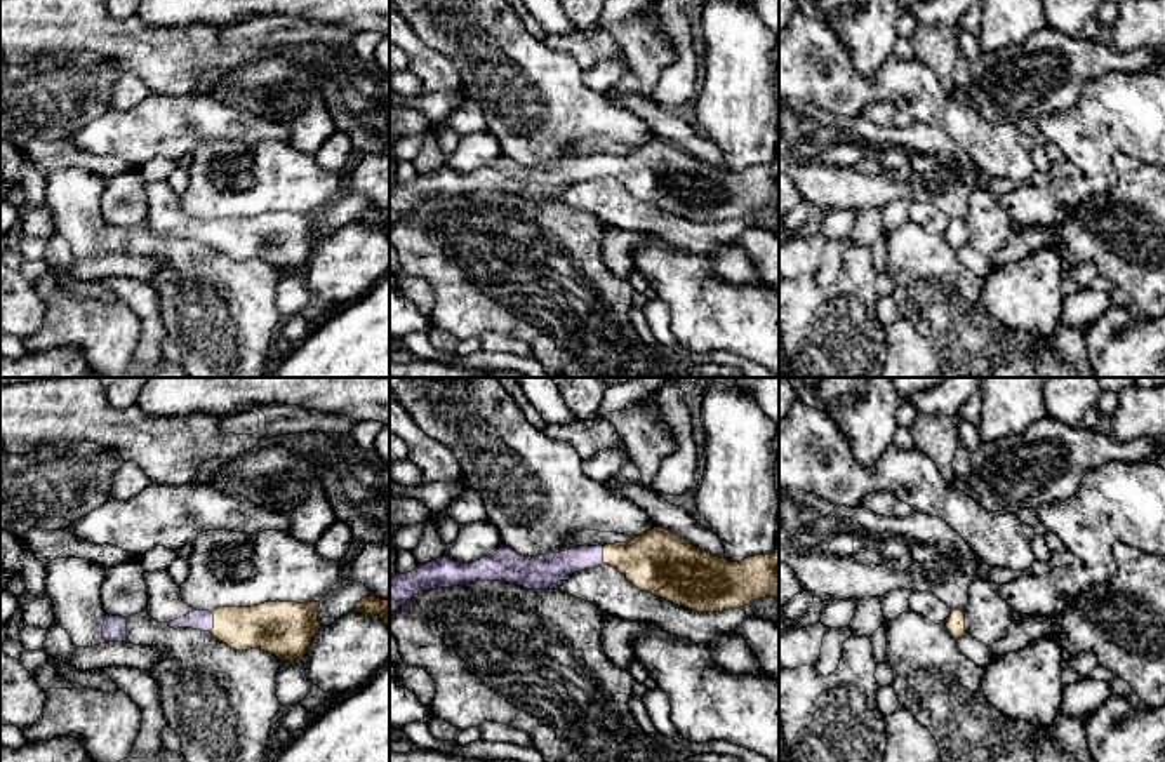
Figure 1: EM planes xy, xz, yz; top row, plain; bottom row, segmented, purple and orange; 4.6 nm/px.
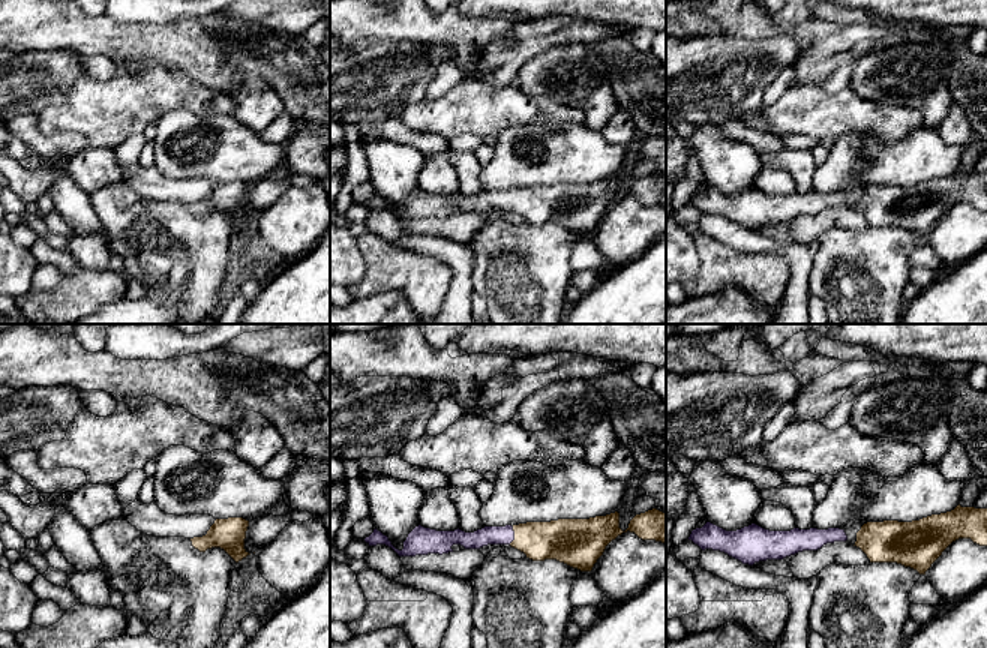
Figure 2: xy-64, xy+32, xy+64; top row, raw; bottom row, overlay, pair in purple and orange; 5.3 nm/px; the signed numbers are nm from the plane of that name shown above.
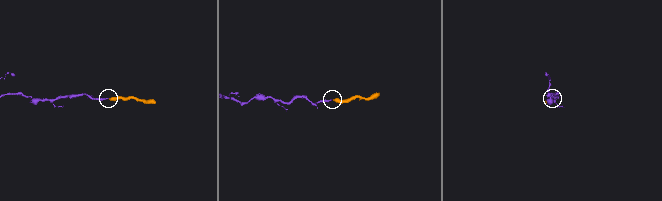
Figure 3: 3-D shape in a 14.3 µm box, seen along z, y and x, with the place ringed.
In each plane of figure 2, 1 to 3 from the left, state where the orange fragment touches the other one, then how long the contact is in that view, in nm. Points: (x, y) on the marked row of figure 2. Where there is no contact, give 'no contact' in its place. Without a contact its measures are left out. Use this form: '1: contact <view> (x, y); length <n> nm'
1: no contact
2: contact xy+32 (513, 536); length 100 nm
3: no contact

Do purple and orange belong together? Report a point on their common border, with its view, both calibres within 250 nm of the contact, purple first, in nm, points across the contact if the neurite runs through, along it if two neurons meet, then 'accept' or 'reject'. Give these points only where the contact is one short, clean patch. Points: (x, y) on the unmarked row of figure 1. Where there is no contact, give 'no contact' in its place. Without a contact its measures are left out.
meets purple in xy at (213, 232); 100 nm thick on the purple side, 220 nm on the other; runs through xy (200, 230), (213, 232), (235, 237), (266, 237); accept

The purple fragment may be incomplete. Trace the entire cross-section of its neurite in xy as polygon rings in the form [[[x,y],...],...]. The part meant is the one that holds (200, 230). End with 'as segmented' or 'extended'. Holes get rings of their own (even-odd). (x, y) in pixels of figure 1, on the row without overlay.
[[[264,212],[252,217],[195,221],[169,237],[210,242],[235,261],[261,259],[282,271],[303,271],[318,233],[320,212]]]; extended

